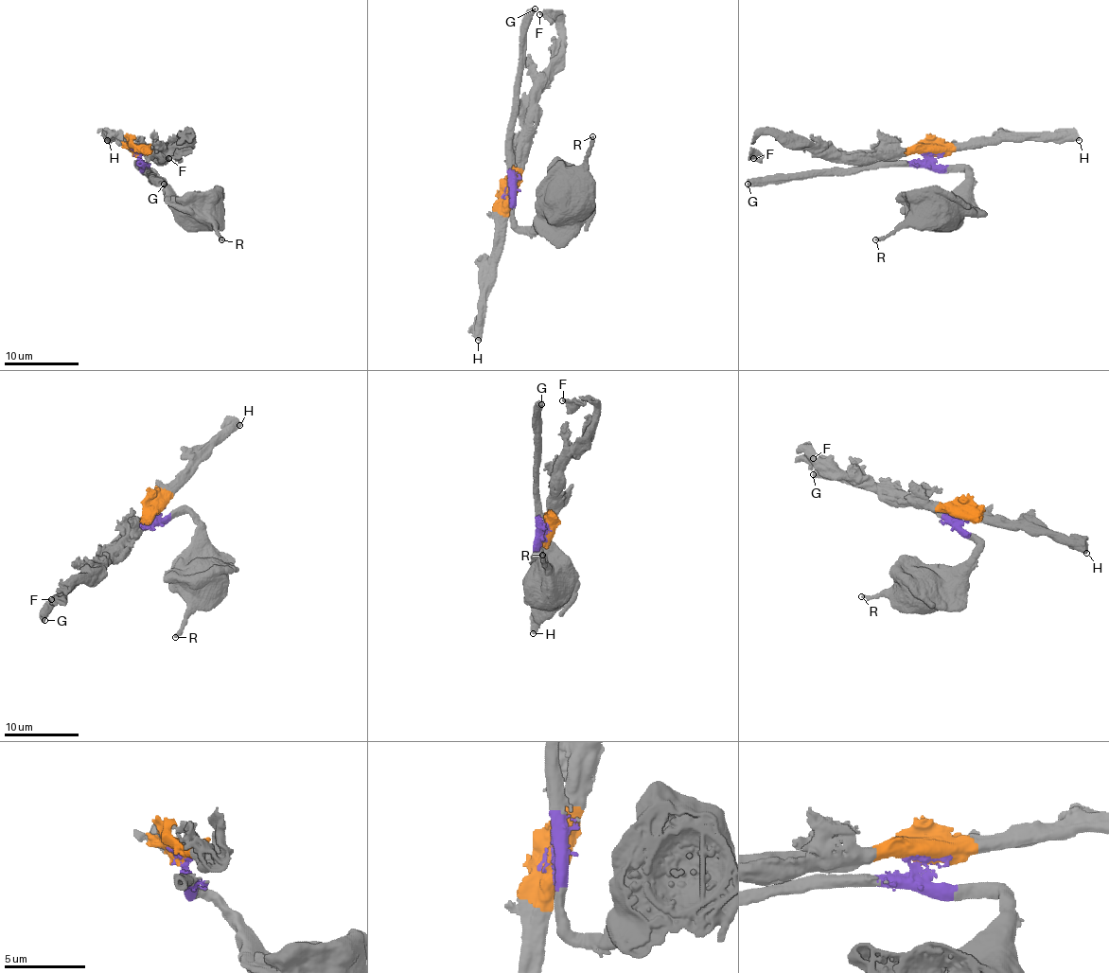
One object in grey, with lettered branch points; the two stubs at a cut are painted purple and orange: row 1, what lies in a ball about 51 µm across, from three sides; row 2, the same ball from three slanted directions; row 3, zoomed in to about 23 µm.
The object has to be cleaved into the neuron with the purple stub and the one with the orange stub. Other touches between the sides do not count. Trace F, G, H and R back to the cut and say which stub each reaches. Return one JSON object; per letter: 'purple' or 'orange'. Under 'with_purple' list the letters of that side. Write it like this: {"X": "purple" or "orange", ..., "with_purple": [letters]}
{"F": "orange", "G": "purple", "H": "orange", "R": "purple", "with_purple": ["G", "R"]}

